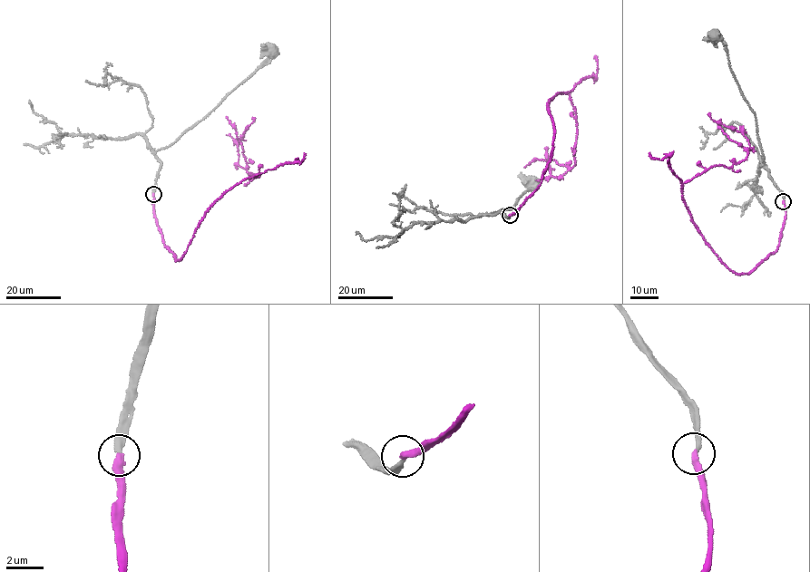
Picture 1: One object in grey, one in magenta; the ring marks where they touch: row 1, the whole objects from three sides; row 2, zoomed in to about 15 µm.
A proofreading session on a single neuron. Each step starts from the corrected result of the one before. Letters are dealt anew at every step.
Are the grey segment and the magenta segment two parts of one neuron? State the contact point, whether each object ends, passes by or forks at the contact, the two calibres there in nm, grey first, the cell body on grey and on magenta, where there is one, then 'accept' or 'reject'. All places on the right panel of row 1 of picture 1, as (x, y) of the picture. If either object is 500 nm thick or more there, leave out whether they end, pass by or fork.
(783, 201) | grey ends | magenta ends | 280/400 nm | grey (714, 34) | magenta none | reject

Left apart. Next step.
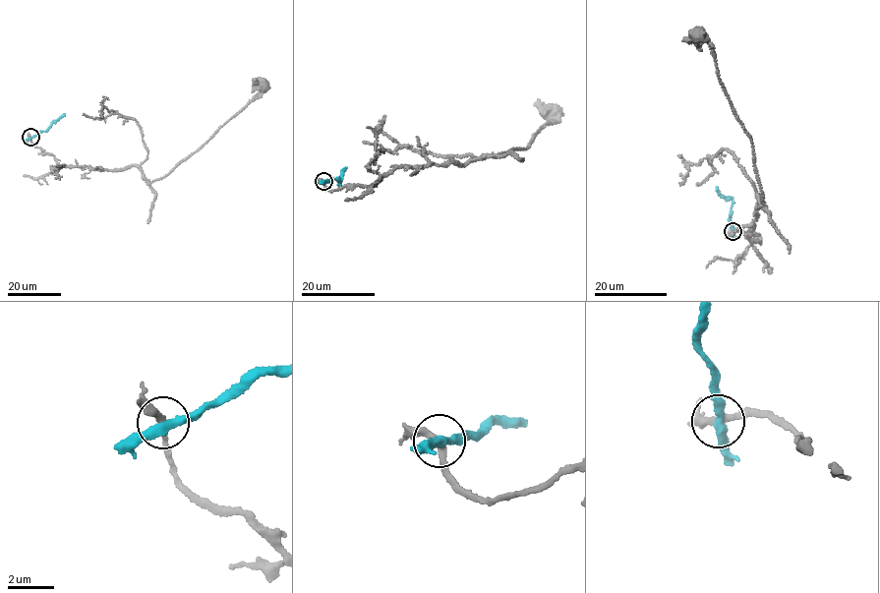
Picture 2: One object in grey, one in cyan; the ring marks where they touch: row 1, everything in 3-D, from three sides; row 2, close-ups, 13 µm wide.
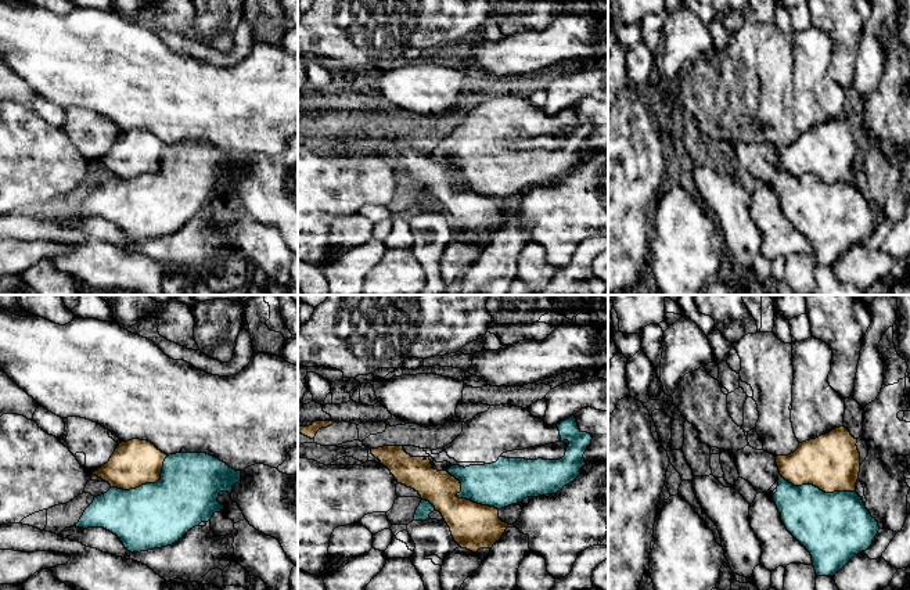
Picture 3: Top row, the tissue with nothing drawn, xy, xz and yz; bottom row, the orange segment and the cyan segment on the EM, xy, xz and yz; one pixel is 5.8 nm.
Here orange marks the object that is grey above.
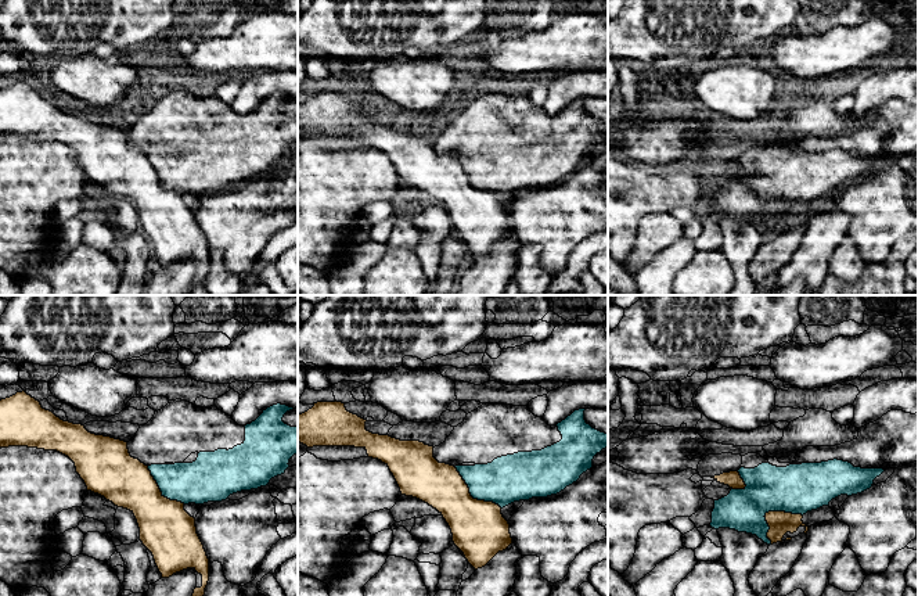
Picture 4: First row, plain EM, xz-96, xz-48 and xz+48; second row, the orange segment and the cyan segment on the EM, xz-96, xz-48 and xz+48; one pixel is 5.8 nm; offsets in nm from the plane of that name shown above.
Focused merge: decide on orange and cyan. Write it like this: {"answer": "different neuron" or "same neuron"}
{"answer": "different neuron"}

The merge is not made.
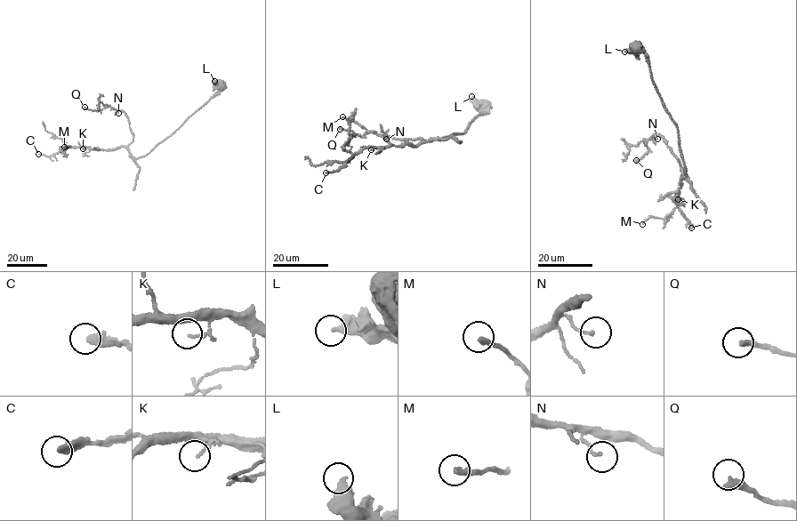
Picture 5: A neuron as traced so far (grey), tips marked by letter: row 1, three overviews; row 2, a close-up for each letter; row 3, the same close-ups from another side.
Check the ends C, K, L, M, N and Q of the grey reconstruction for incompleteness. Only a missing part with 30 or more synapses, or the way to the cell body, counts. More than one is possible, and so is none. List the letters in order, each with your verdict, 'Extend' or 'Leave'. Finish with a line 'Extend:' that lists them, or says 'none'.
C: Extend
K: Leave
L: Leave
M: Leave
N: Leave
Q: Leave
Extend: C

